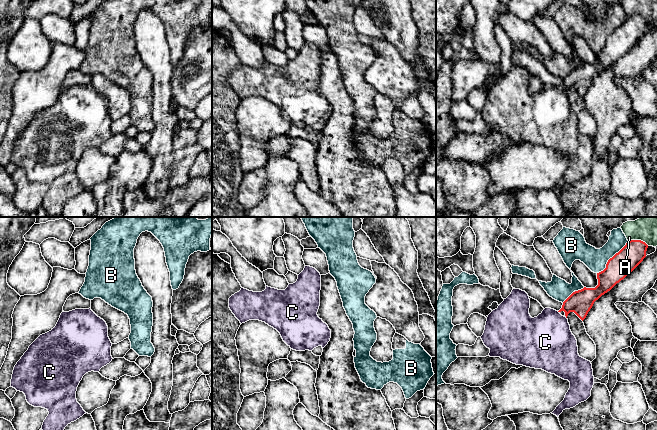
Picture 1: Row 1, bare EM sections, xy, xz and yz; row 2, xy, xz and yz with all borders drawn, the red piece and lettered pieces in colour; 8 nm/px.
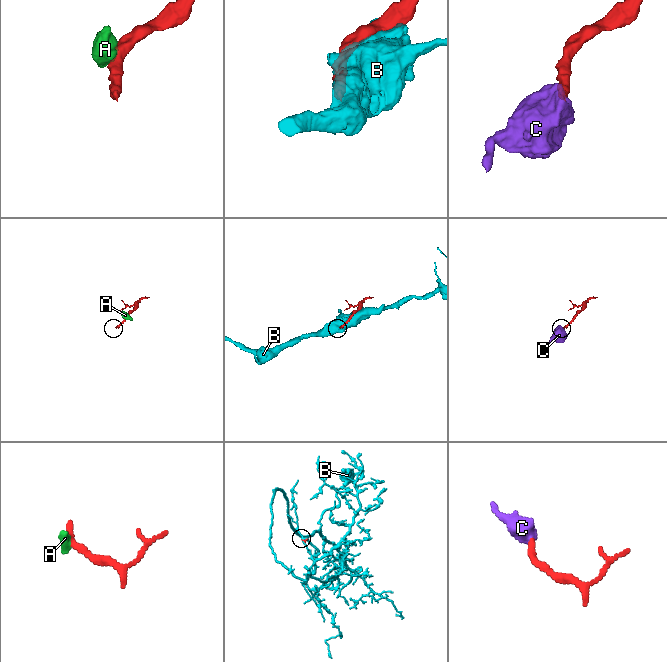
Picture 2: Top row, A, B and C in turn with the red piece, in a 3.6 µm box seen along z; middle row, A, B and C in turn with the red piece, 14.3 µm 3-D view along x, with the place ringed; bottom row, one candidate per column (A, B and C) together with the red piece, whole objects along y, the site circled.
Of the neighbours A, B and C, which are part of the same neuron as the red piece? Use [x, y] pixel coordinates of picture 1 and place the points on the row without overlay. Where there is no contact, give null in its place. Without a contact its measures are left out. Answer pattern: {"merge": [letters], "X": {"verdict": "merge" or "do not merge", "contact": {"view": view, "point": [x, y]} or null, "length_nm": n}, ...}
{"merge": ["C"], "A": {"verdict": "do not merge", "contact": {"view": "yz", "point": [638, 16]}, "length_nm": 170}, "B": {"verdict": "do not merge", "contact": {"view": "yz", "point": [610, 34]}, "length_nm": 360}, "C": {"verdict": "merge", "contact": null}}

